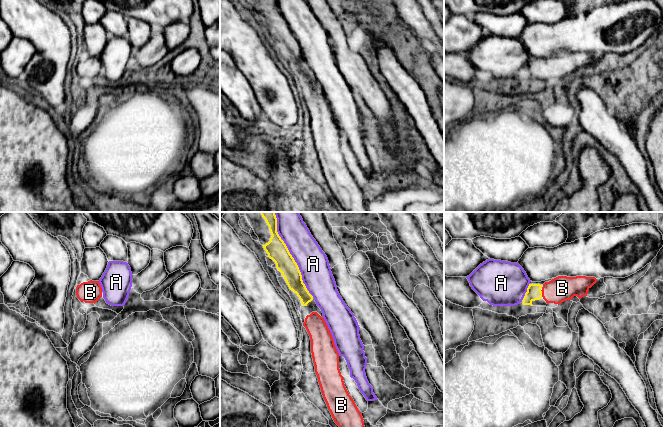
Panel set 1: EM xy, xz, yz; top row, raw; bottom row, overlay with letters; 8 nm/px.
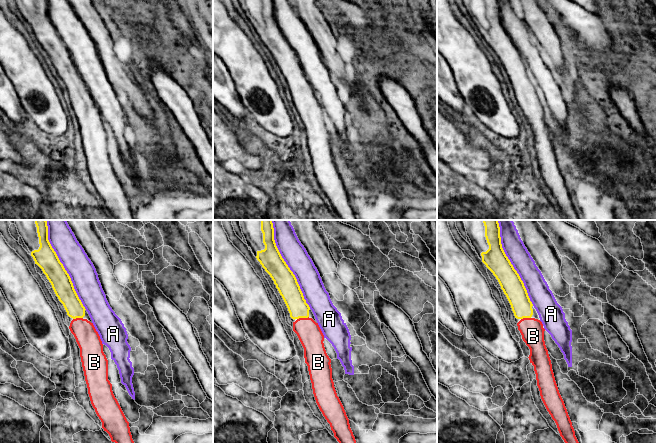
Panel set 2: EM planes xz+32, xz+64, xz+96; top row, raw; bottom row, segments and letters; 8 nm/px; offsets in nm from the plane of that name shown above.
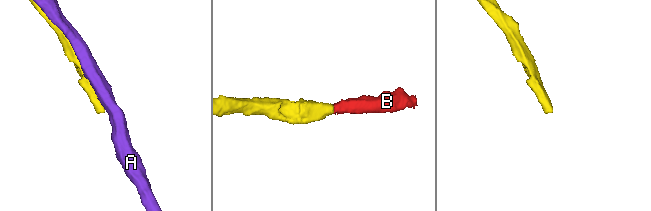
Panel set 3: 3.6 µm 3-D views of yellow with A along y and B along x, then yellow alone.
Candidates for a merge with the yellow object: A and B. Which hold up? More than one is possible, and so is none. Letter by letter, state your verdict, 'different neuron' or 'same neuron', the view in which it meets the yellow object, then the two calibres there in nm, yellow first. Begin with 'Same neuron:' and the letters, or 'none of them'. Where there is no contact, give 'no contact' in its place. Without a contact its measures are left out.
Same neuron: B
A: different neuron; contact in xz; calibres 160 and 240 nm
B: same neuron; contact in yz; calibres 120 and 200 nm

